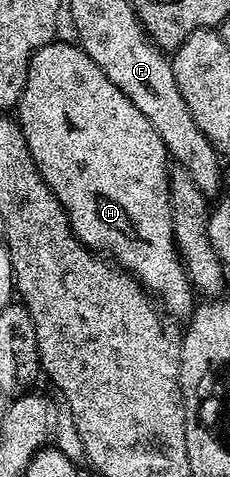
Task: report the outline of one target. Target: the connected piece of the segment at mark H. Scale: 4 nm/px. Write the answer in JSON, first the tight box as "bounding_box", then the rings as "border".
{"bounding_box":[17,42,197,316],"border":[[[59,42],[46,43],[40,51],[35,53],[27,70],[25,90],[17,104],[17,112],[19,111],[17,122],[23,131],[29,153],[37,165],[41,177],[49,185],[49,189],[55,194],[57,201],[61,201],[61,205],[67,210],[71,228],[78,239],[92,251],[100,256],[110,257],[124,271],[134,275],[156,300],[161,301],[162,310],[168,316],[190,316],[196,306],[197,295],[192,288],[191,278],[187,276],[187,270],[183,268],[179,248],[175,246],[175,226],[171,216],[170,181],[168,179],[169,156],[165,145],[161,141],[161,137],[157,137],[157,129],[153,129],[153,125],[149,125],[145,113],[141,113],[141,109],[137,109],[137,105],[133,105],[133,101],[129,101],[129,97],[125,93],[121,93],[121,89],[117,89],[117,85],[113,85],[113,81],[109,81],[109,77],[105,77],[103,70],[86,55],[82,47],[74,42],[71,42],[72,44]]]}

